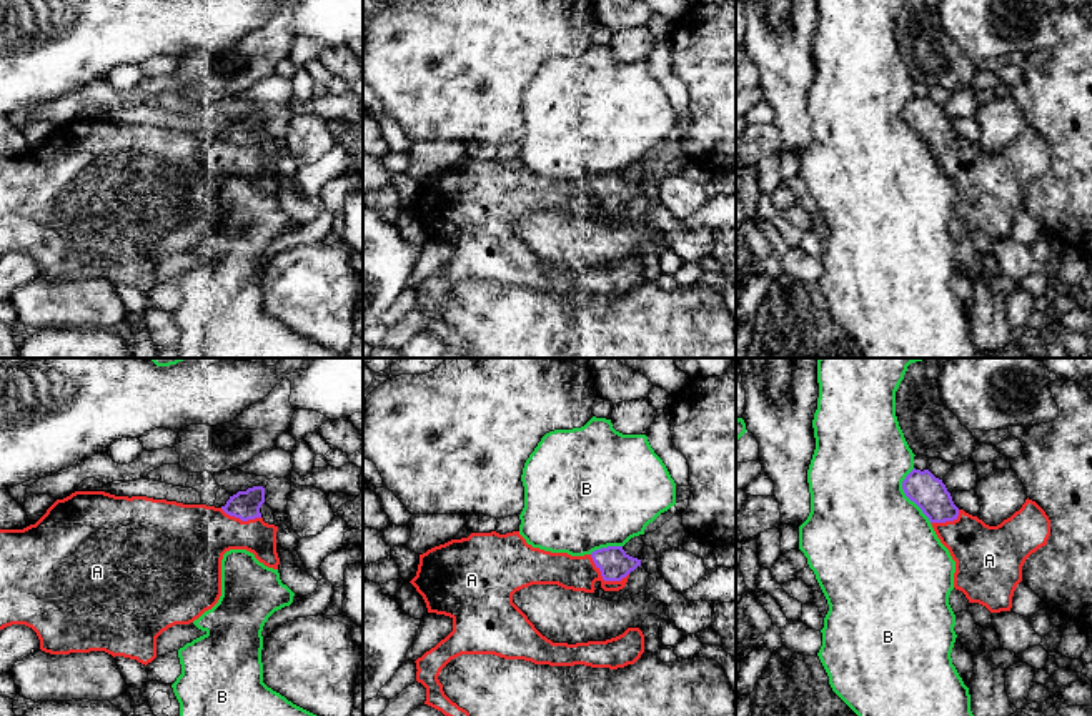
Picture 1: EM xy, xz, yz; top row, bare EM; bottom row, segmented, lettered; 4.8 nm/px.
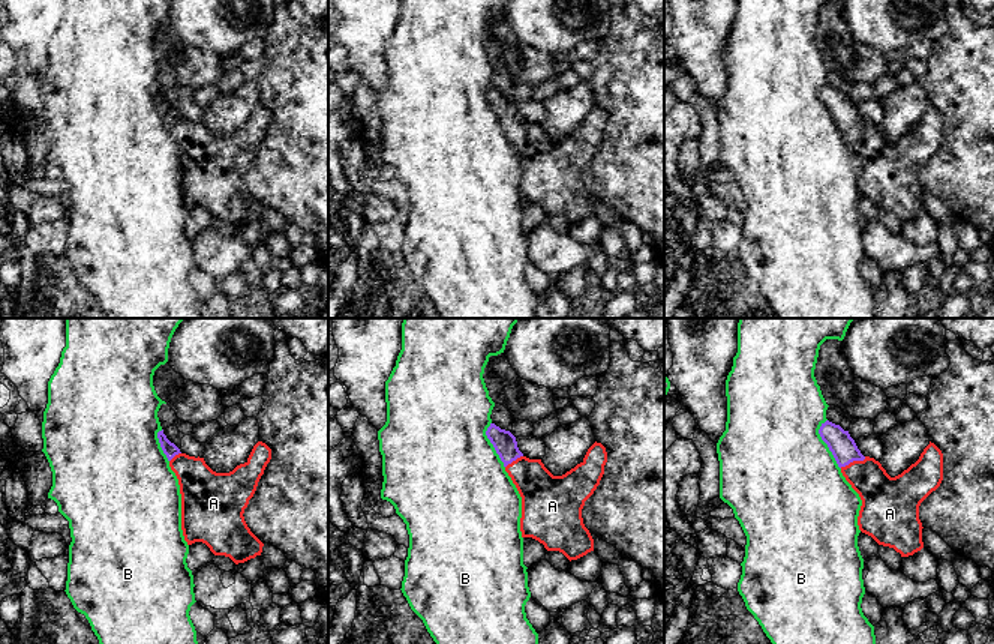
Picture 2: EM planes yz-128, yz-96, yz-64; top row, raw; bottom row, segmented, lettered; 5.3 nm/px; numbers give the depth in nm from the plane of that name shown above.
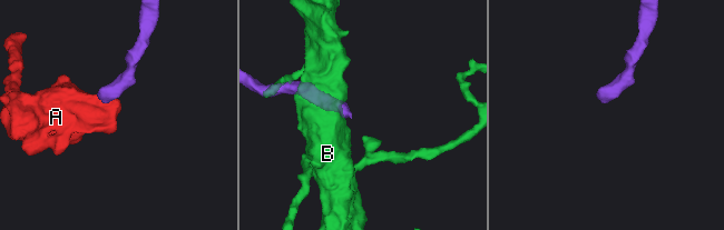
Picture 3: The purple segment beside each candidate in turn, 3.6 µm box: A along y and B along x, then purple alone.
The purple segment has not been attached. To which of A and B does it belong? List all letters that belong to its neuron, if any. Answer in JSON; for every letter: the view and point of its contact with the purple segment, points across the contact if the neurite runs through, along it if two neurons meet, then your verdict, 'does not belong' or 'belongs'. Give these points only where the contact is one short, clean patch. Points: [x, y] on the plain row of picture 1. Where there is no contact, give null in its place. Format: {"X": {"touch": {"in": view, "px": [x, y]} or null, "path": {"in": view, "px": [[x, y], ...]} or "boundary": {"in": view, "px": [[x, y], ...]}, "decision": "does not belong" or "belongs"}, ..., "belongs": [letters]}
{"A": {"touch": {"in": "xz", "px": [605, 207]}, "decision": "belongs"}, "B": {"touch": {"in": "yz", "px": [906, 122]}, "decision": "does not belong"}, "belongs": ["A"]}

